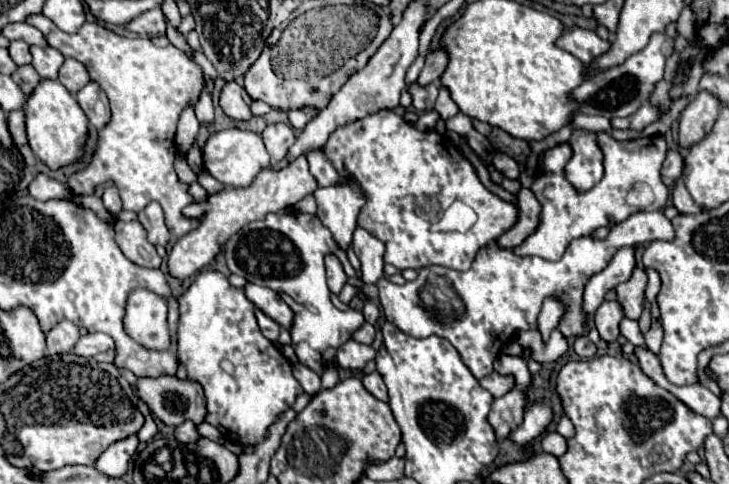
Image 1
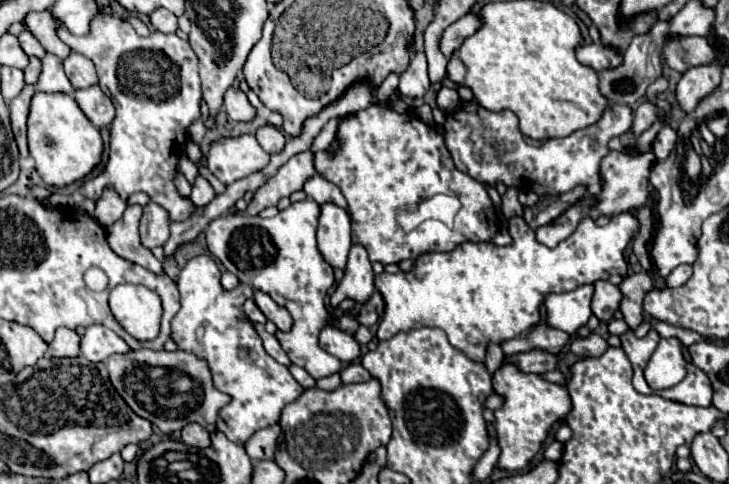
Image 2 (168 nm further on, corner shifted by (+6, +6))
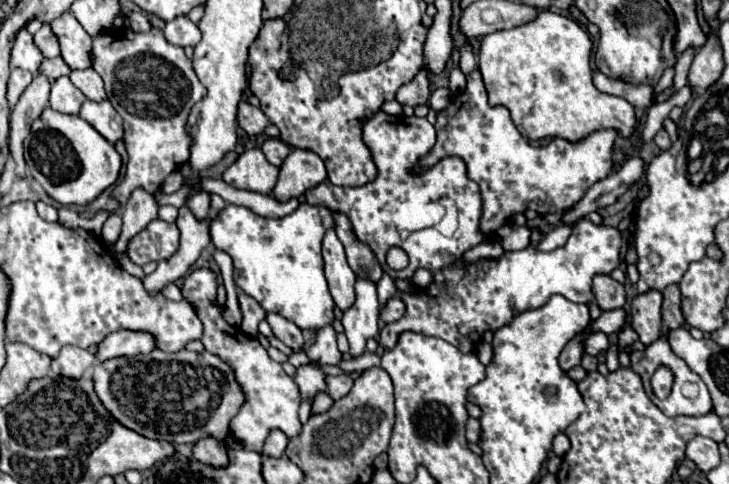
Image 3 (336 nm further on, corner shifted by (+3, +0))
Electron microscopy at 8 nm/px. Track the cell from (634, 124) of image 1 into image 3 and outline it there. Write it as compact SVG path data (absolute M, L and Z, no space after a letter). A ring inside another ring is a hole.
M478 67L466 75L464 91L452 95L450 105L438 113L434 127L438 133L436 145L428 157L420 157L416 173L430 169L444 157L462 157L468 167L468 177L474 179L482 191L480 233L484 233L484 237L494 237L502 225L526 209L548 215L576 205L596 181L608 177L612 171L616 131L596 131L576 145L566 139L552 139L548 145L532 147L512 123L506 107L488 105L488 91Z

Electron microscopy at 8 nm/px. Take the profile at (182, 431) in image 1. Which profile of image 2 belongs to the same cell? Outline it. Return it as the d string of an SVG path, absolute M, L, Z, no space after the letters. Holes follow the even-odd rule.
M189 423L189 427L181 429L181 441L191 445L191 447L207 447L209 445L209 433L201 425Z

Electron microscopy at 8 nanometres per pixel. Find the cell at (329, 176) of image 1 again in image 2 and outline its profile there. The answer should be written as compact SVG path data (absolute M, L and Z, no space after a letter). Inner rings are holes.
M315 173L315 175L305 183L303 191L305 191L313 201L317 201L317 203L327 203L327 201L331 201L331 203L335 203L335 205L339 205L339 207L347 207L345 197L341 195L341 189L339 189L335 183L329 183L329 181L327 181L323 175L319 175L319 173Z

